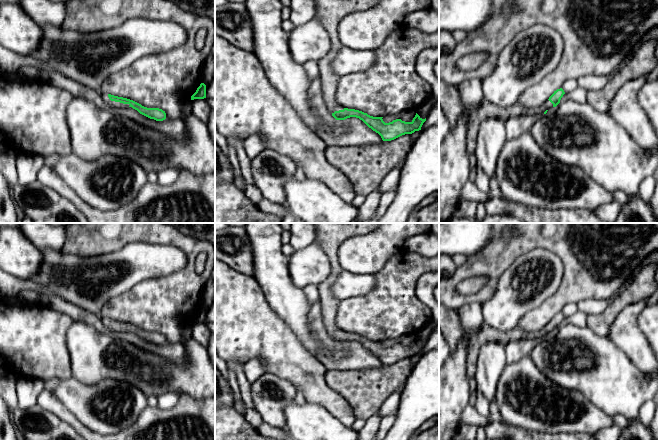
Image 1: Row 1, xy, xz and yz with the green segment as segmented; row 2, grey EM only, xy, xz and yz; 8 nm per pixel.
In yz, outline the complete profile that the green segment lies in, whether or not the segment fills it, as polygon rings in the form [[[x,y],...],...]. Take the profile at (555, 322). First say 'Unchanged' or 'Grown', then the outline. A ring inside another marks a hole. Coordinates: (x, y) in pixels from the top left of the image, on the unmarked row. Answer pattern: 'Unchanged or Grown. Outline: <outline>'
Grown. Outline: [[[562,312],[557,313],[547,325],[545,325],[541,330],[535,331],[531,336],[533,338],[540,339],[546,338],[549,332],[556,331],[560,327],[560,324],[564,318],[565,316]]]

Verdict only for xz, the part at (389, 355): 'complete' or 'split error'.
split error

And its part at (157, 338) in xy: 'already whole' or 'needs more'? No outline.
needs more

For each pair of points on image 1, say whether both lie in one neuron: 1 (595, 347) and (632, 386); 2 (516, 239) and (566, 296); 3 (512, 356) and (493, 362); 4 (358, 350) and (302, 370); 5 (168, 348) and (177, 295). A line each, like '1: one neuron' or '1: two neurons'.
1: one neuron
2: one neuron
3: two neurons
4: two neurons
5: two neurons

